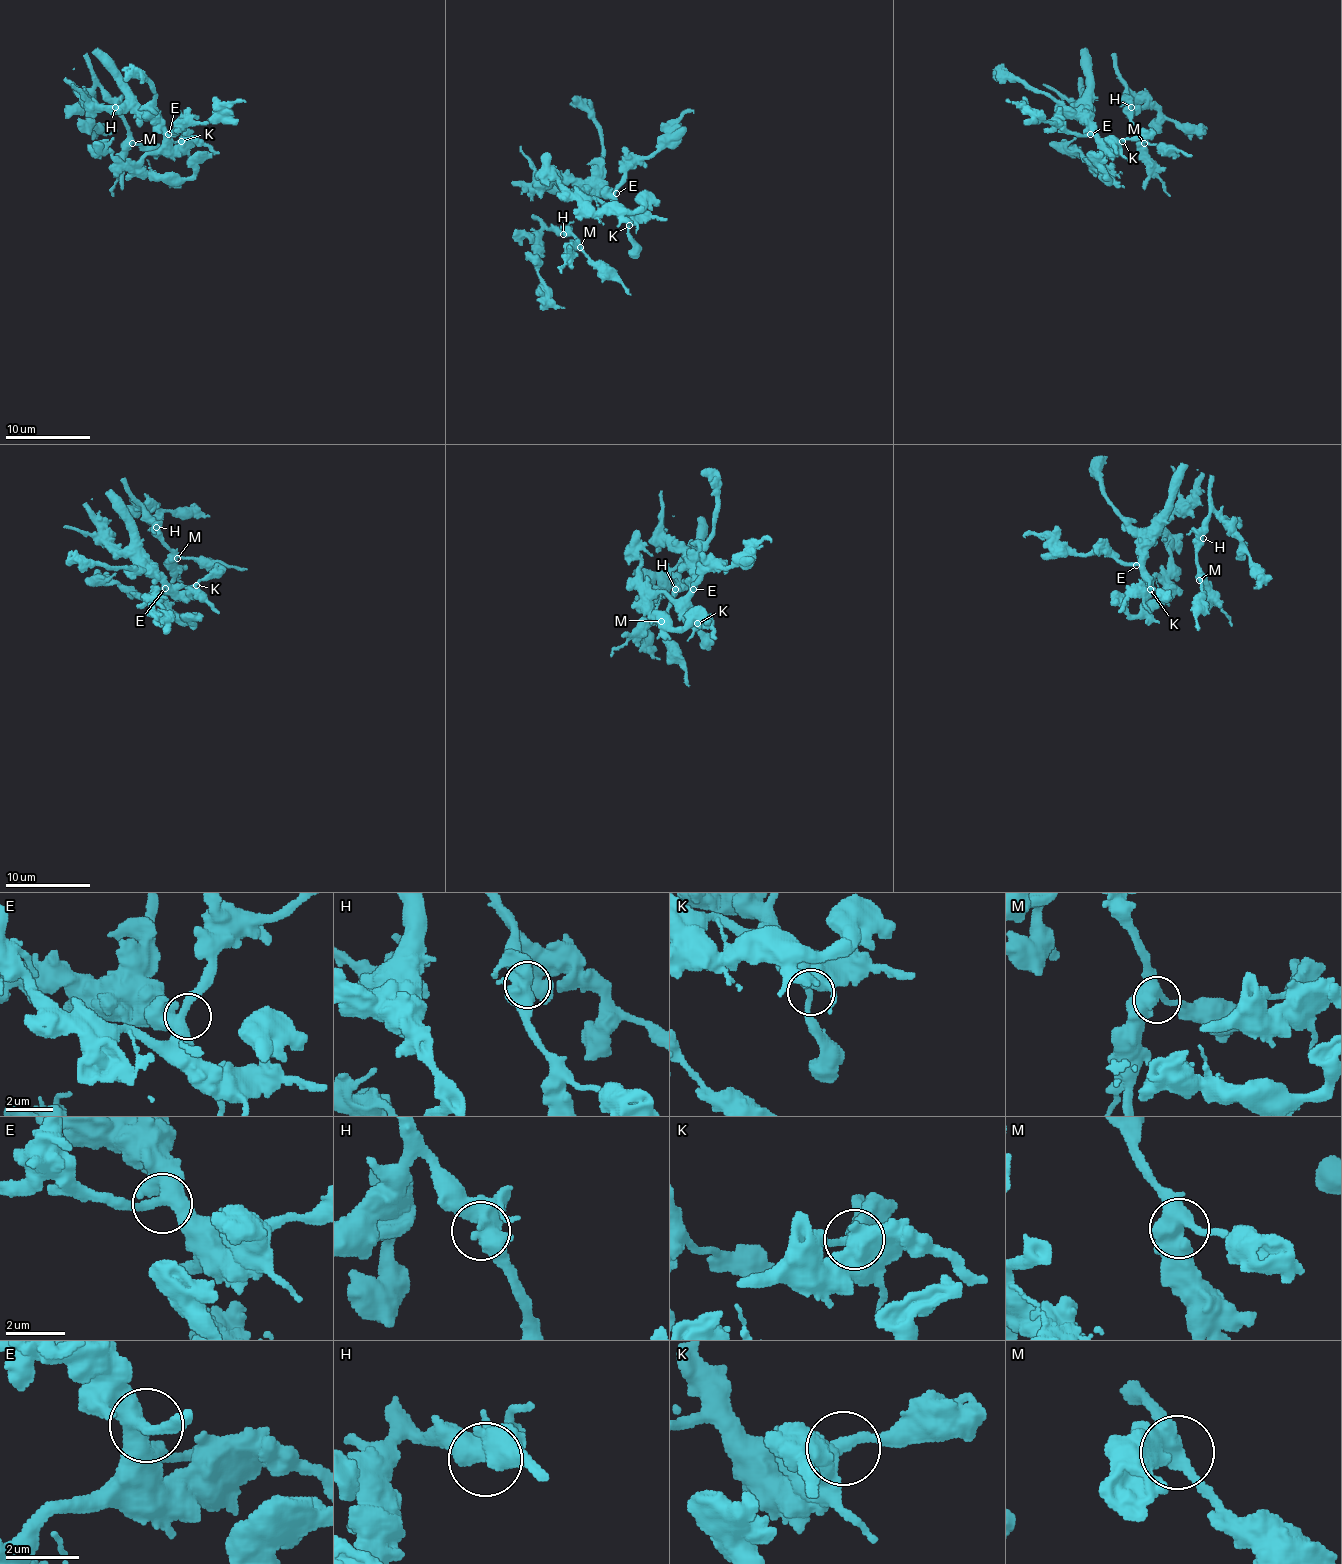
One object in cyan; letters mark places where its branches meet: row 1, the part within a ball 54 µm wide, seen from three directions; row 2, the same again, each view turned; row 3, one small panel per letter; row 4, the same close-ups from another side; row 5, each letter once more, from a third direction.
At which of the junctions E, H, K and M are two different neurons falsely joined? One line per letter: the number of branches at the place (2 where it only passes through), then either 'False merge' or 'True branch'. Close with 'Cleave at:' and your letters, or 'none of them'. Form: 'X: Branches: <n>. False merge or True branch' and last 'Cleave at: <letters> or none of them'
E: Branches: 3. True branch
H: Branches: 4. True branch
K: Branches: 2. True branch
M: Branches: 3. True branch
Cleave at: none of them

